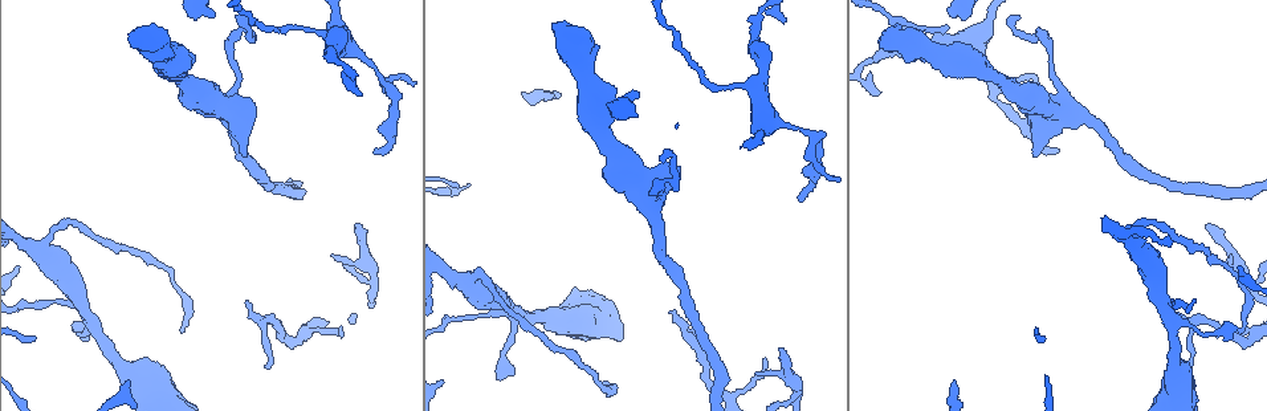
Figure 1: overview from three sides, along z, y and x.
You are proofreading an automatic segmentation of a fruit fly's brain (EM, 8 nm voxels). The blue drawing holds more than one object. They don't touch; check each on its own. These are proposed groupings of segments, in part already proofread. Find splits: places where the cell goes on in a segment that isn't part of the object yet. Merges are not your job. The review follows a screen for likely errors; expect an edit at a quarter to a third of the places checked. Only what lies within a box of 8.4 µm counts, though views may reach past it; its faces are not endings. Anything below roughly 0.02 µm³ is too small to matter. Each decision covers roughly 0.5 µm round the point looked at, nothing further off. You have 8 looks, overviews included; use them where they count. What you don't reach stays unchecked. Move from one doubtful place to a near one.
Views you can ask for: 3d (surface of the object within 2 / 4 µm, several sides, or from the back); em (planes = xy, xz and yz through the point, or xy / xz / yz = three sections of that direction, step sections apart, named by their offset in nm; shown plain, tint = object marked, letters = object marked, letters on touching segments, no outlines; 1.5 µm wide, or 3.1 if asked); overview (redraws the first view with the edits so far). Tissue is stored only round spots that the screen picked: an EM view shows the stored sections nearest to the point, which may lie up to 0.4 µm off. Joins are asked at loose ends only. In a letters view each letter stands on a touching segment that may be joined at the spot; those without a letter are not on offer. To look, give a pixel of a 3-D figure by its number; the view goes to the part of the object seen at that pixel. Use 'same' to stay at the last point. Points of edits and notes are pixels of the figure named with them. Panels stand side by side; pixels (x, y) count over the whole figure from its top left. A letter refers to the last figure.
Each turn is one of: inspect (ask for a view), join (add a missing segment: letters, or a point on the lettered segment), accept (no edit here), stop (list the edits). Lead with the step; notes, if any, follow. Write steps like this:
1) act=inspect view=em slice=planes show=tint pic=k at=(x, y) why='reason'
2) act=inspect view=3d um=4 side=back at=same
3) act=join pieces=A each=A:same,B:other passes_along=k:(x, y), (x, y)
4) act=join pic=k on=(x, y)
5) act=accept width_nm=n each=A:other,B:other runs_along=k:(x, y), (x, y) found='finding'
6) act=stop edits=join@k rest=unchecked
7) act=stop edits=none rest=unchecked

act=inspect view=em slice=planes show=letters pic=1 at=(498, 379) why='tapers out'

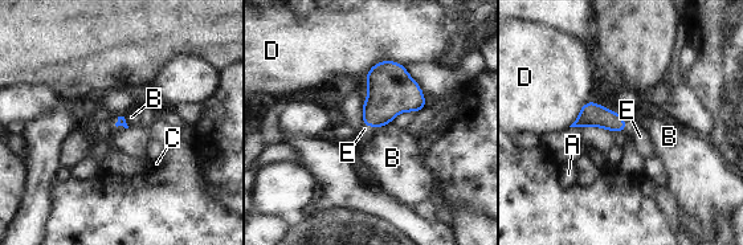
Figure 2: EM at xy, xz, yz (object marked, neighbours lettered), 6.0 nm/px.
act=join pieces=E each=A:other,B:other,C:other,D:other,E:same passes_along=2:(391, 92), (370, 126), (366, 133) found='the cell continues'

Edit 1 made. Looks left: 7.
act=inspect view=3d um=2 pic=1 at=(1207, 227) why='an open end'

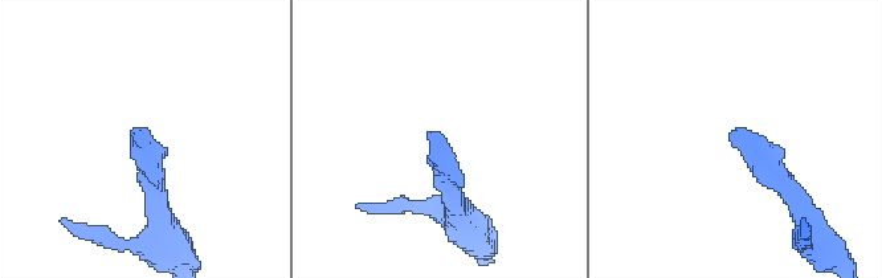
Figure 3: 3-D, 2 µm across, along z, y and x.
act=inspect view=em slice=planes show=letters pic=3 at=(426, 133) why='shape alone is not enough'

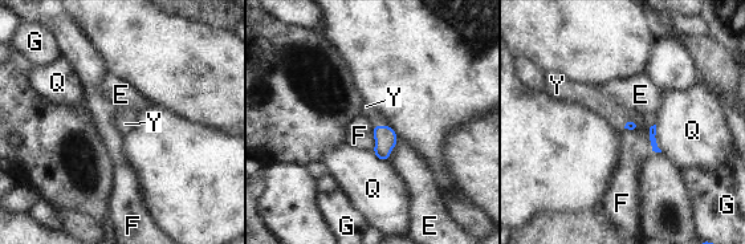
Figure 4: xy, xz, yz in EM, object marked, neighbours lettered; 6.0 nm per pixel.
act=join pieces=Y longest_contact=F:180nm each=E:other,F:other,G:other,Q:other,Y:same found='it goes on there'

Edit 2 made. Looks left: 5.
act=inspect view=3d um=4 pic=1 at=(674, 312) why='branch stops here'

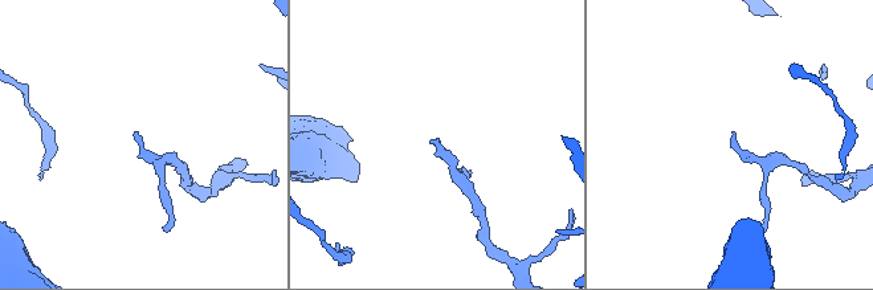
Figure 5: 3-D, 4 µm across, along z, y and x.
act=inspect view=em slice=planes show=letters pic=5 at=(433, 140)

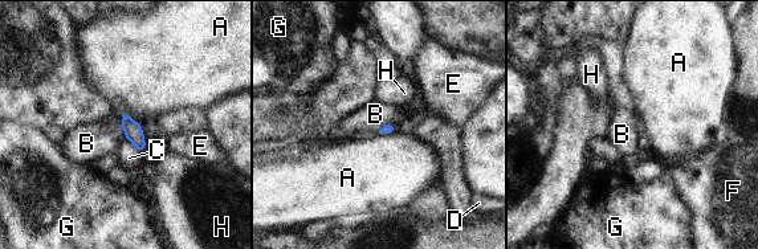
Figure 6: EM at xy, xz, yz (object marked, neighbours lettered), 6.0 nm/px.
act=accept longest_contact=B:140nm each=A:other,B:other,C:other,D:other,E:other,F:other,G:other,H:other border=6:(396, 125), (382, 125), (375, 130) found='no lettered segment goes on from it'

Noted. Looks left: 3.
act=inspect view=em slice=planes show=letters pic=1 at=(375, 148) why='thin end'

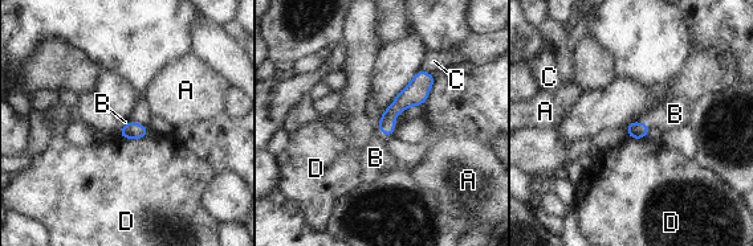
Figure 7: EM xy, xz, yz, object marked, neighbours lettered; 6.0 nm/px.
act=join pieces=B width_nm=100 longest_contact=D:180nm each=A:other,B:same,C:other,D:other found='it goes on there'

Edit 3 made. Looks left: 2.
act=stop edits=join@2,join@4,join@7 rest=unchecked

